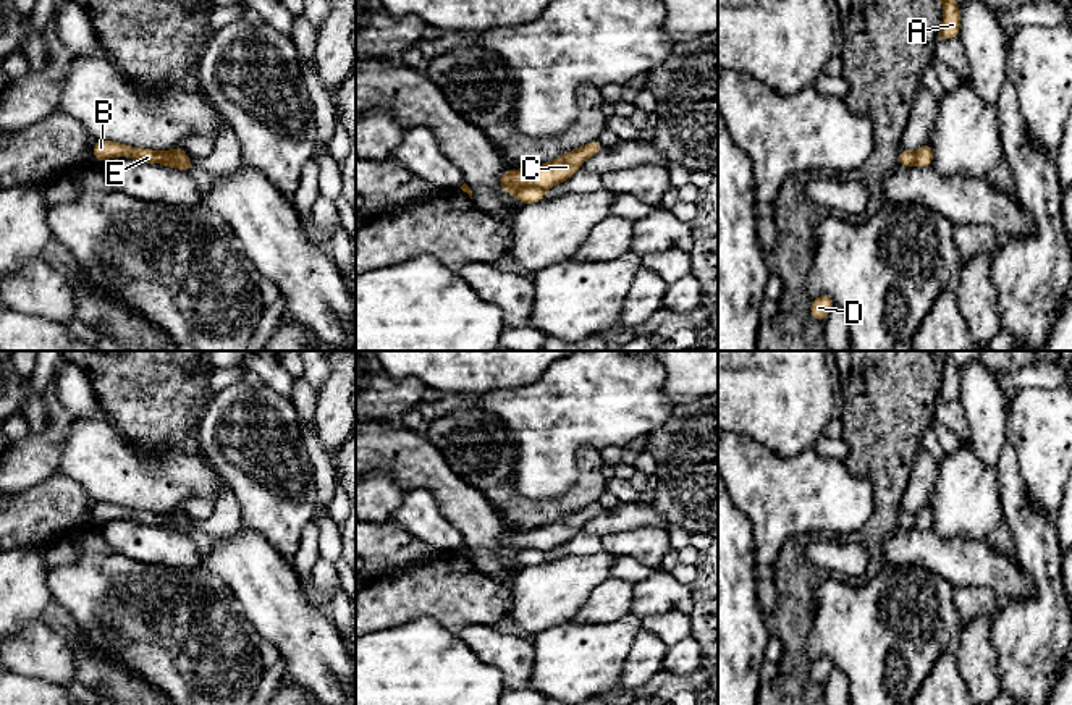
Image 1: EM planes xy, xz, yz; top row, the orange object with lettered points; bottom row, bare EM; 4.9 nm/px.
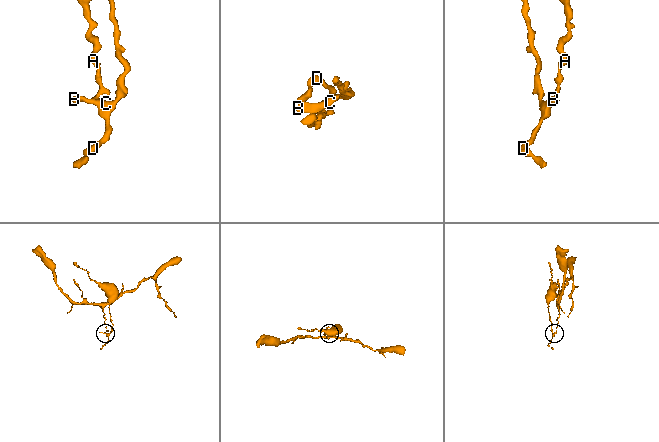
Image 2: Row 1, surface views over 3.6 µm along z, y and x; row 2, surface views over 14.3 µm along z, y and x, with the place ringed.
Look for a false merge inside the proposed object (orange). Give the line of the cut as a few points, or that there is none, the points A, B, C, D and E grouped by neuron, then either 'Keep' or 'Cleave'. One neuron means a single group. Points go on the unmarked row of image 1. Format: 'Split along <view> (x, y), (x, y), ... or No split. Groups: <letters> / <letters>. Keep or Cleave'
Split along xz (544, 552), (521, 548), (514, 555). Groups: A / B C D E. Cleave

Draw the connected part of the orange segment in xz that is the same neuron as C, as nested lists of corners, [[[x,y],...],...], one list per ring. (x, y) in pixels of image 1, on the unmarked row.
[[[597,501],[579,511],[569,513],[548,526],[524,532],[508,532],[500,538],[500,548],[506,556],[516,556],[524,548],[535,548],[547,553],[569,542],[587,521],[603,511],[605,508]]]

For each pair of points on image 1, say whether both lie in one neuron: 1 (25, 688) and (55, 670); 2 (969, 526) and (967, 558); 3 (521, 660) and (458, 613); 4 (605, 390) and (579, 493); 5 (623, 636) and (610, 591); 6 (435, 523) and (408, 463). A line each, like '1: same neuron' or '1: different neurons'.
1: different neurons
2: different neurons
3: different neurons
4: different neurons
5: different neurons
6: different neurons

